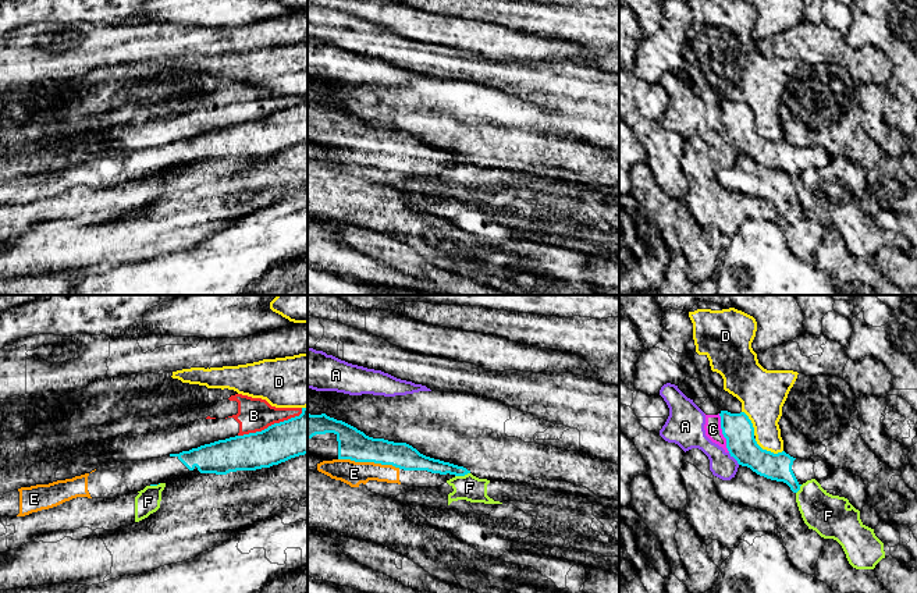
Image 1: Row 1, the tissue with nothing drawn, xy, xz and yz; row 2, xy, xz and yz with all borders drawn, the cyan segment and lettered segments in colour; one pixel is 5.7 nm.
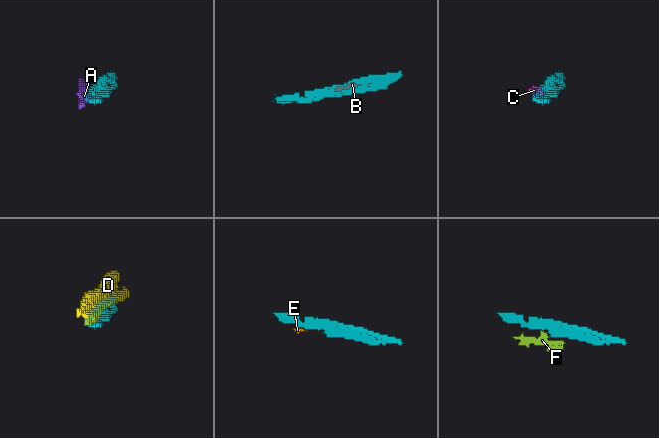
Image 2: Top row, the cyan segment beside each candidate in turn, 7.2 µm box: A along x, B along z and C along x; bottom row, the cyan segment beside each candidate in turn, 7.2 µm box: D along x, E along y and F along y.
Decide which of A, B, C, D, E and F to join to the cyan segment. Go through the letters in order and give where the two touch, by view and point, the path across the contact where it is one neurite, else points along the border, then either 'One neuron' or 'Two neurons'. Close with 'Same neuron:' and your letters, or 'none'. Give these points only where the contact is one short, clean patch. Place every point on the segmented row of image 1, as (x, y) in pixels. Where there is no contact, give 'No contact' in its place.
A: Touches cyan at yz (734, 457). Two neurons
B: Touches cyan at xy (272, 425). Two neurons
C: Touches cyan at yz (722, 433). Two neurons
D: Touches cyan at yz (768, 451). Two neurons
E: Touches cyan at xz (369, 461). One neuron
F: Touches cyan at xz (462, 475). Boundary: xz (469, 472), (455, 476). Two neurons
Same neuron: E

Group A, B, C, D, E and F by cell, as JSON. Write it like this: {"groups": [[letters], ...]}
{"groups": [["A", "C"], ["B"], ["D"], ["E"], ["F"]]}

